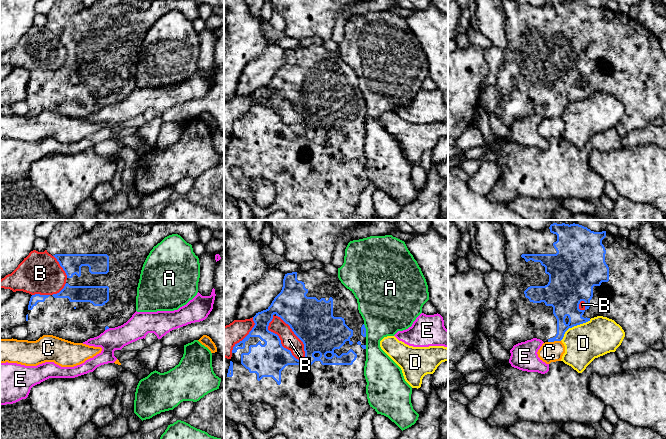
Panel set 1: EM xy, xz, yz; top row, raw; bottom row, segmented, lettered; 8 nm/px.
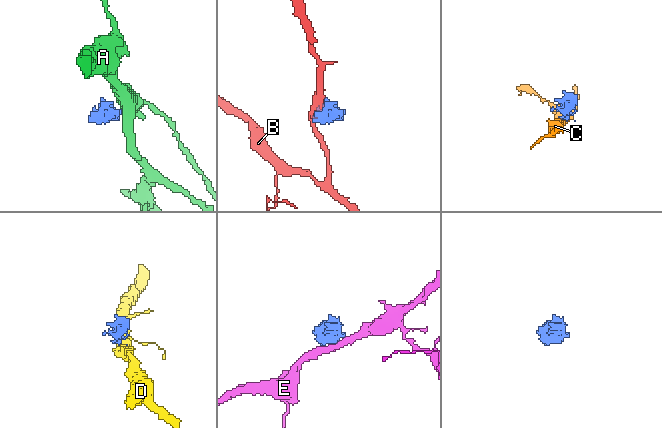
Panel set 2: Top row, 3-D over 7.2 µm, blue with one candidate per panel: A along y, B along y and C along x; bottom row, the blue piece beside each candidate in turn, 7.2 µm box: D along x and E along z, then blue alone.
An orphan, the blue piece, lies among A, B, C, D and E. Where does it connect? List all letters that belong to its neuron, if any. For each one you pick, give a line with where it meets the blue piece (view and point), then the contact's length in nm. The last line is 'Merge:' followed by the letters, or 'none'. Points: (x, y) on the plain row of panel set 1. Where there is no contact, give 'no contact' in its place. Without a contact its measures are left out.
Merge: none

